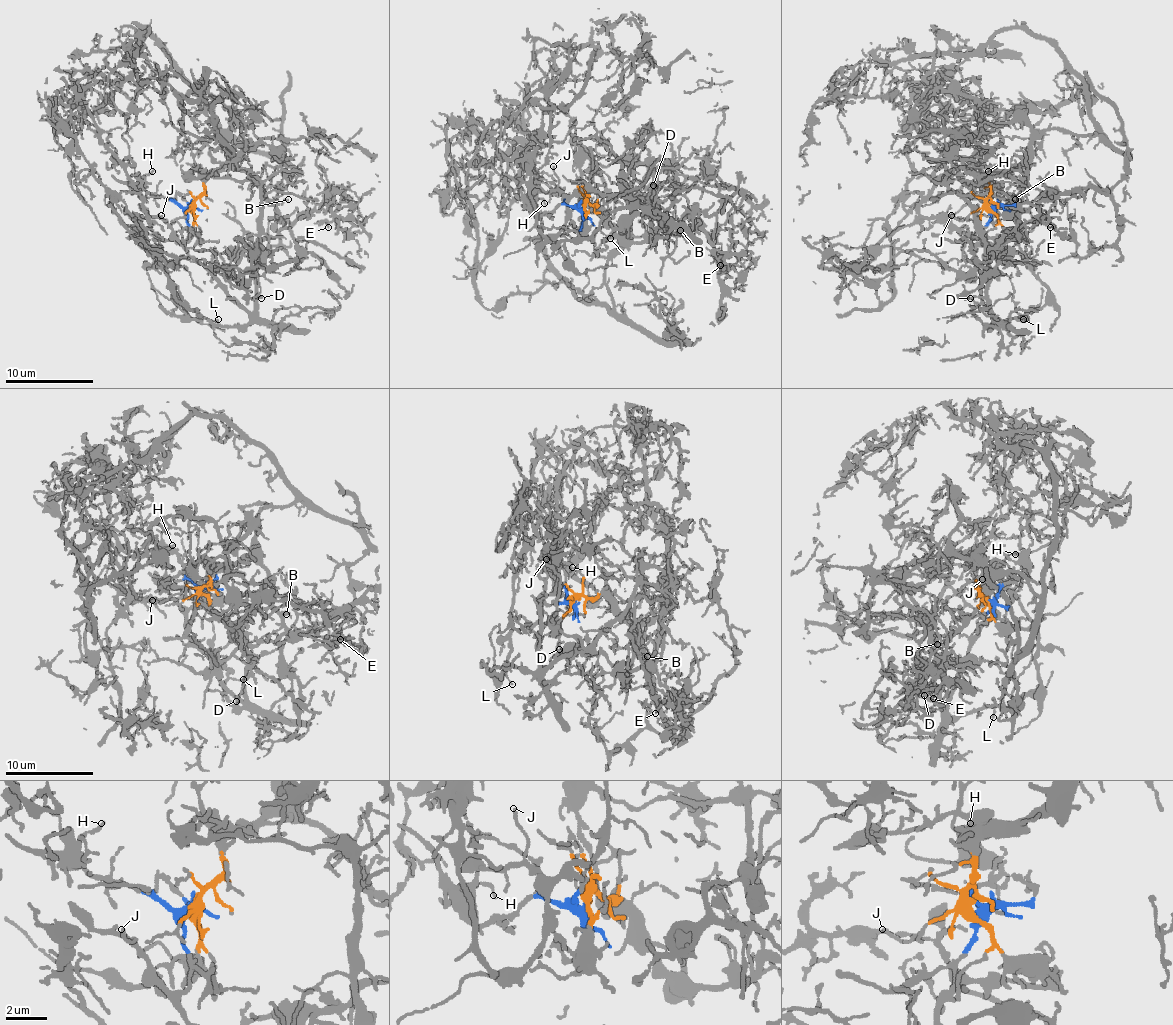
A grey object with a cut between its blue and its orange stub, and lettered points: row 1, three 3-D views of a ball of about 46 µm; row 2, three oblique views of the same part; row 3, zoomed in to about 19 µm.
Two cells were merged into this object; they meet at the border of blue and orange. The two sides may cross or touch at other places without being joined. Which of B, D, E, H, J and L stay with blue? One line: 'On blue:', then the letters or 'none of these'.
On blue: D, H, J, L

